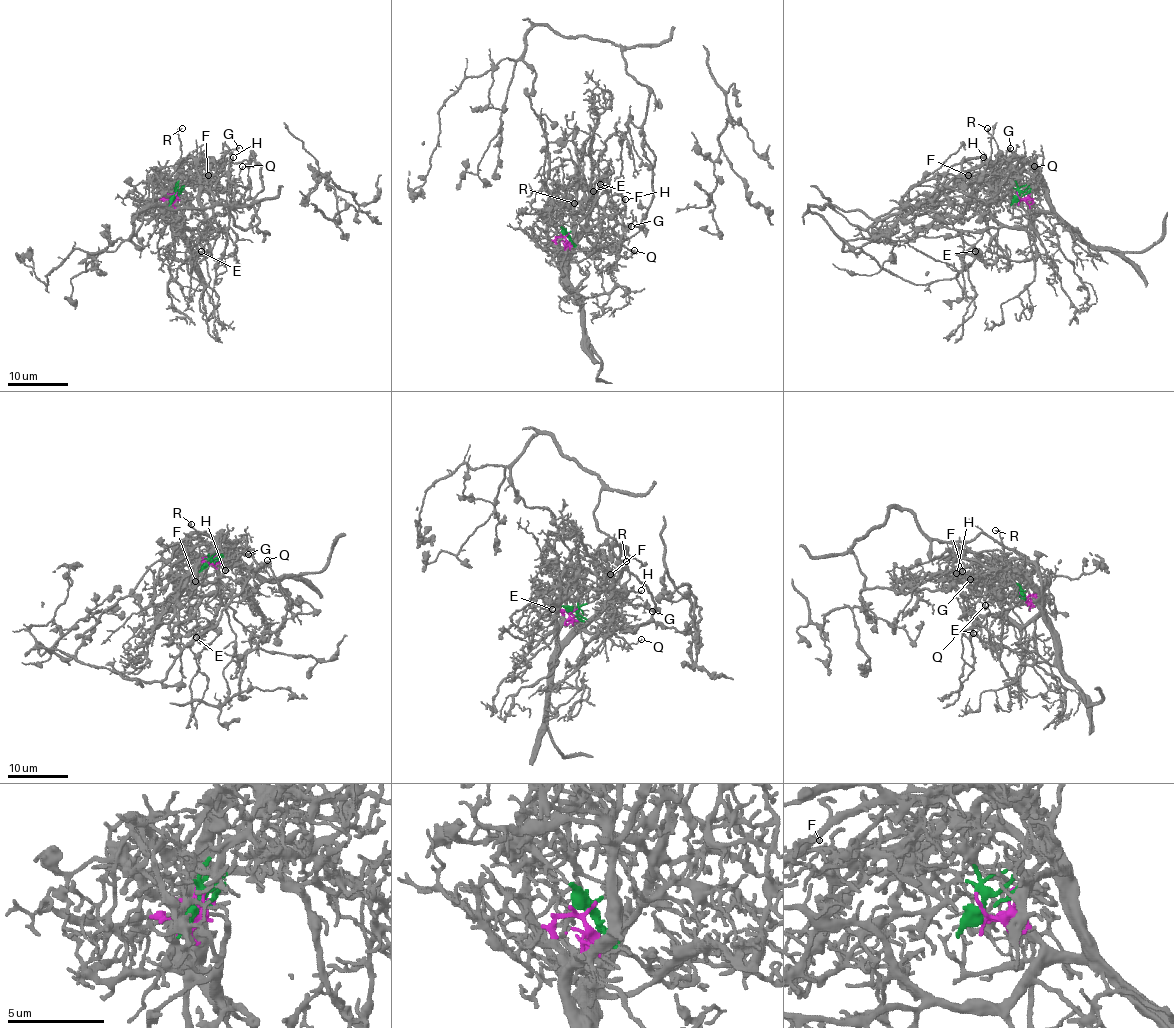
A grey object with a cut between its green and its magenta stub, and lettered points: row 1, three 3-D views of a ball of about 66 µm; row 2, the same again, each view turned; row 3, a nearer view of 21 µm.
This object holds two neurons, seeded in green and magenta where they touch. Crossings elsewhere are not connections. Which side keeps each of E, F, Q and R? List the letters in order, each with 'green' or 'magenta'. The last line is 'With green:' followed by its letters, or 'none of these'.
E: magenta
F: magenta
Q: magenta
R: green
With green: R

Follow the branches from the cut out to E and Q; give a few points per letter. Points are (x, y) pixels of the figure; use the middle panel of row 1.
E: (566, 234), (557, 239), (560, 252), (563, 249), (566, 252), (566, 243), (582, 216), (582, 204), (593, 191)
Q: (566, 234), (567, 257), (573, 261), (582, 261), (599, 246), (621, 245), (619, 236), (631, 254), (634, 249)

